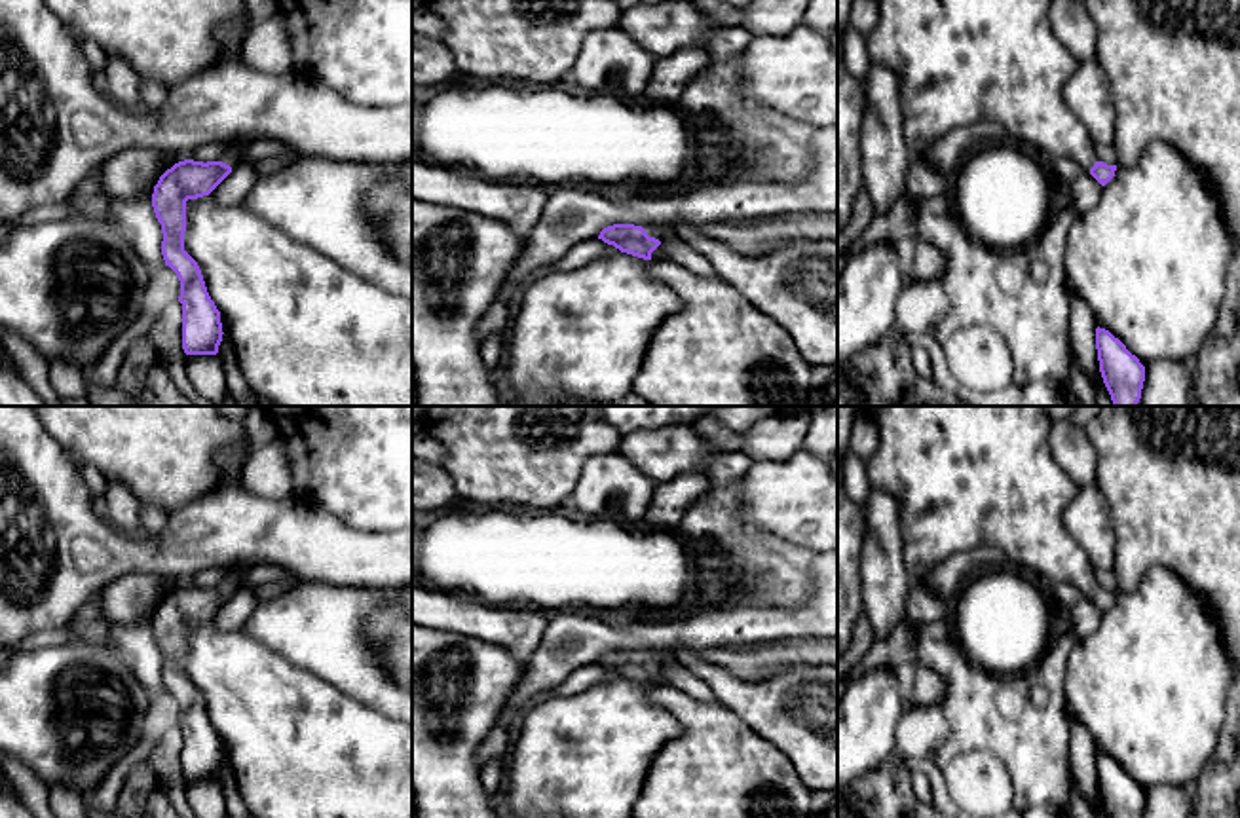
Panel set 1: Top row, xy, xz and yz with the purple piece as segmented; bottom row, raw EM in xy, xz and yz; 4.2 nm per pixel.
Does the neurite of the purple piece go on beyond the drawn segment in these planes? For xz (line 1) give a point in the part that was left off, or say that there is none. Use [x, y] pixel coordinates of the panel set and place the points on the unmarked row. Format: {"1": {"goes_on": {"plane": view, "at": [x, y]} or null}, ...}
{"1": {"goes_on": {"plane": "xz", "at": [654, 655]}}}

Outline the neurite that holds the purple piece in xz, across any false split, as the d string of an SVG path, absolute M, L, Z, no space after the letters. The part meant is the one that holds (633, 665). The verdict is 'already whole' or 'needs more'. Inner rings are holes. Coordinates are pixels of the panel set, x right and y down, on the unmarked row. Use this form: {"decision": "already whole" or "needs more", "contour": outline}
{"decision": "needs more", "contour": "M613 649L604 653L598 664L608 670L613 670L621 678L651 685L651 678L661 670L661 664L668 659L672 659L672 655L661 649Z"}

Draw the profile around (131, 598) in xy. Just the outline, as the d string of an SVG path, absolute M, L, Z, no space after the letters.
M127 573L101 590L101 609L108 623L129 626L148 619L169 590L169 581L156 573Z

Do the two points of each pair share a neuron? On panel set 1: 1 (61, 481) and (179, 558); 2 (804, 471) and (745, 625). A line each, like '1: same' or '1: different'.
1: same
2: different

